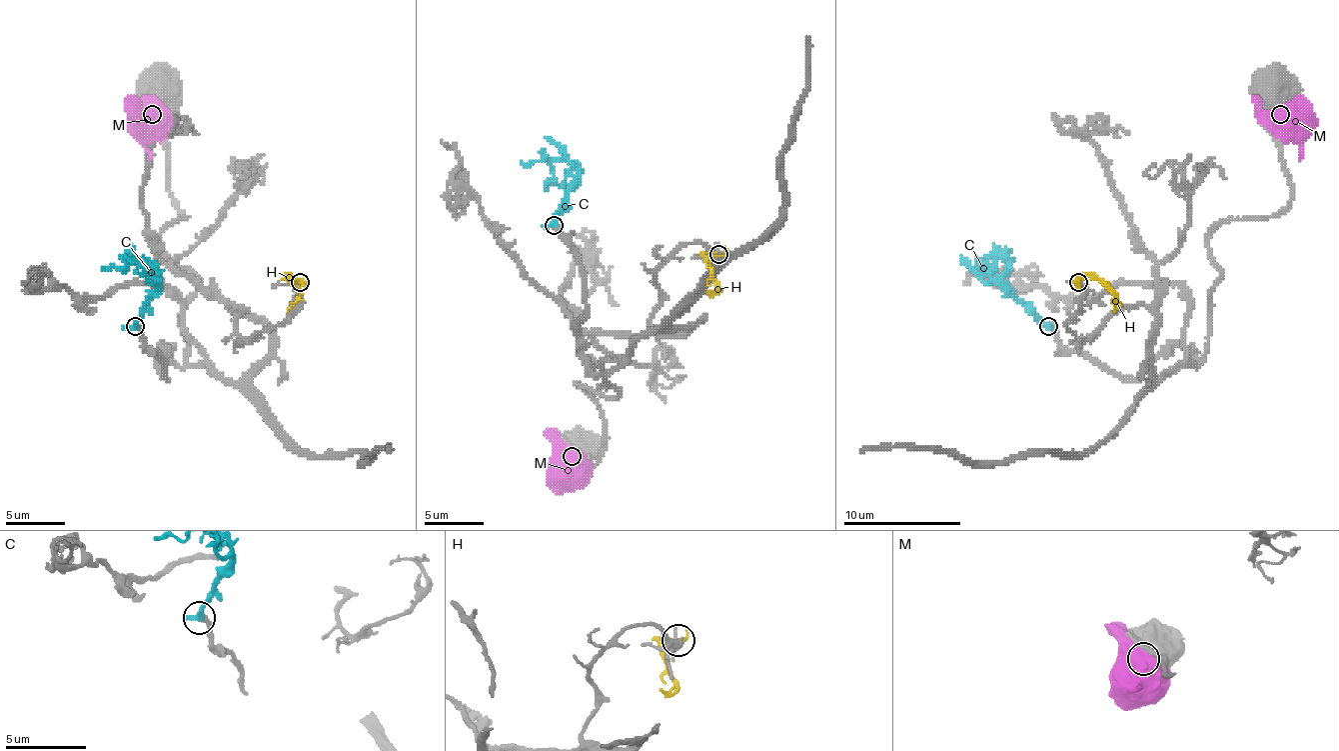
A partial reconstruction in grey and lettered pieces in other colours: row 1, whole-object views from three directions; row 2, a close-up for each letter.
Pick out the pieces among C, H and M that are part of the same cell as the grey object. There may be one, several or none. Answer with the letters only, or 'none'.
C

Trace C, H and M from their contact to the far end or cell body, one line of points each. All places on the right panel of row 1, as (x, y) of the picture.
C: (1049, 326), (1037, 320), (996, 284), (981, 279), (981, 261), (984, 270)
H: (1078, 281), (1093, 276), (1111, 293), (1114, 311)
M: (1279, 113), (1279, 125), (1300, 146), (1300, 161)

